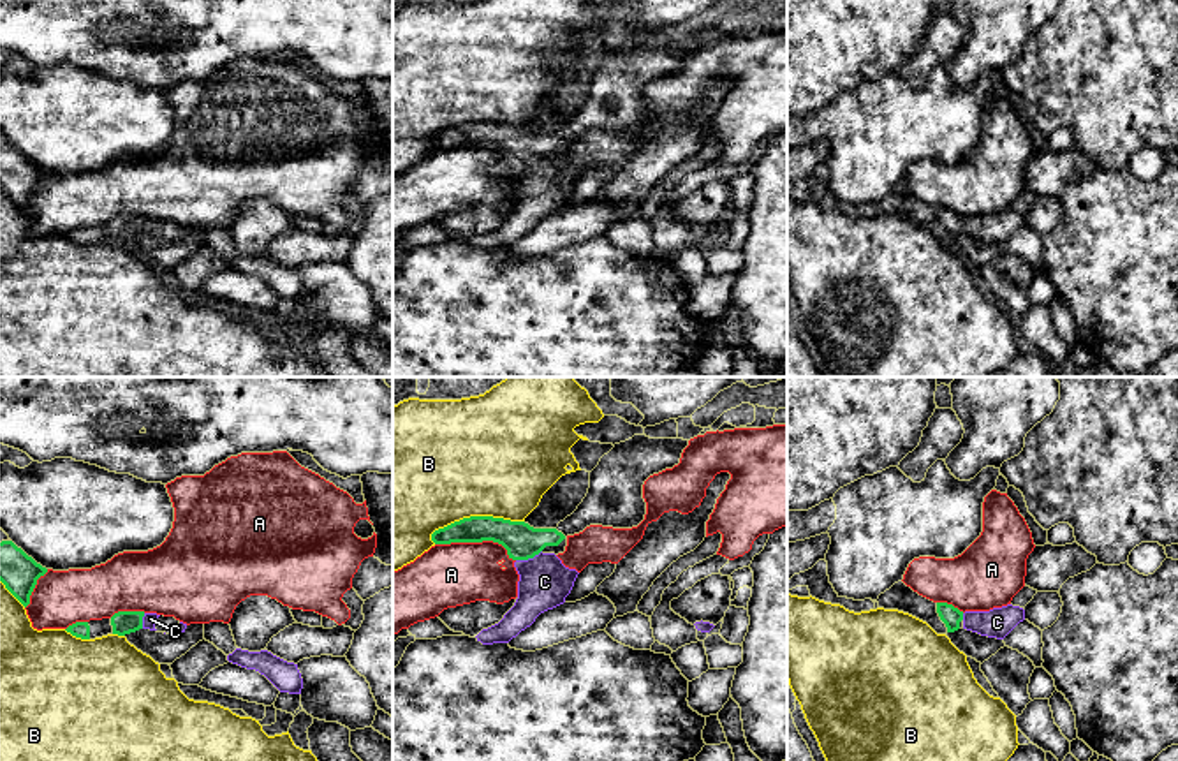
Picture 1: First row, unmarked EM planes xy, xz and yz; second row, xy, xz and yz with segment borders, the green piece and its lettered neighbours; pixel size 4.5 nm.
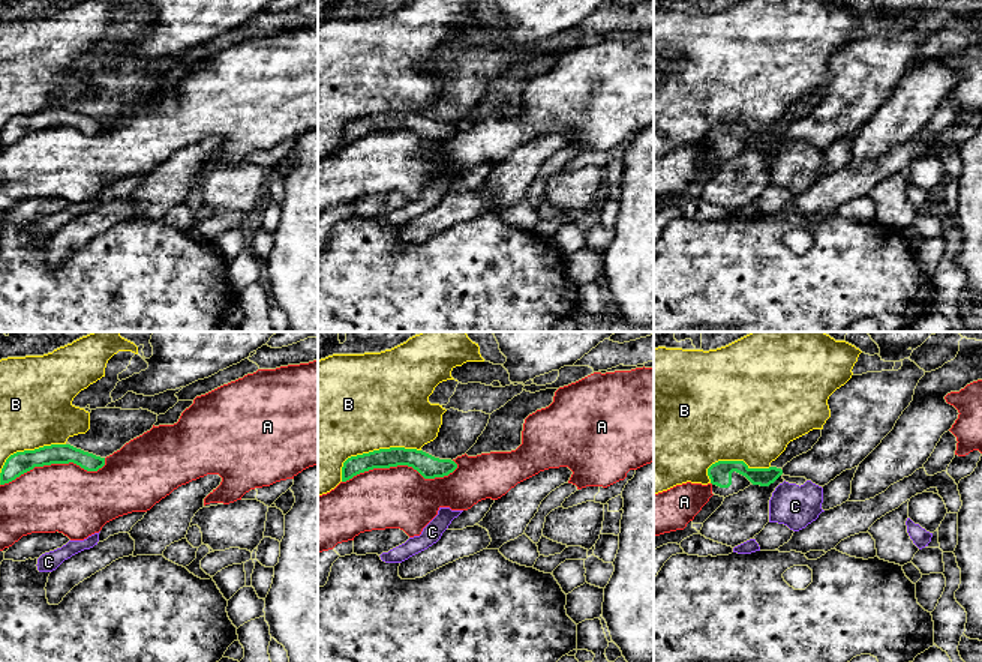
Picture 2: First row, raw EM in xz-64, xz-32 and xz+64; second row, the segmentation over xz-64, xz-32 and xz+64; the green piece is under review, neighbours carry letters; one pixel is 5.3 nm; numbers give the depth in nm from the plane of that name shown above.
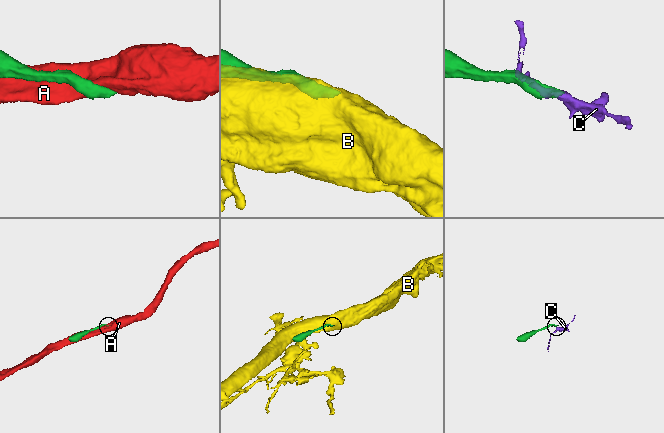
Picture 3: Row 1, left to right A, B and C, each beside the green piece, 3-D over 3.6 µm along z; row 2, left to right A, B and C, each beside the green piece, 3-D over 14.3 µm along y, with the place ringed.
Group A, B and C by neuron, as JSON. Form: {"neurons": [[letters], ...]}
{"neurons": [["A"], ["B"], ["C"]]}

